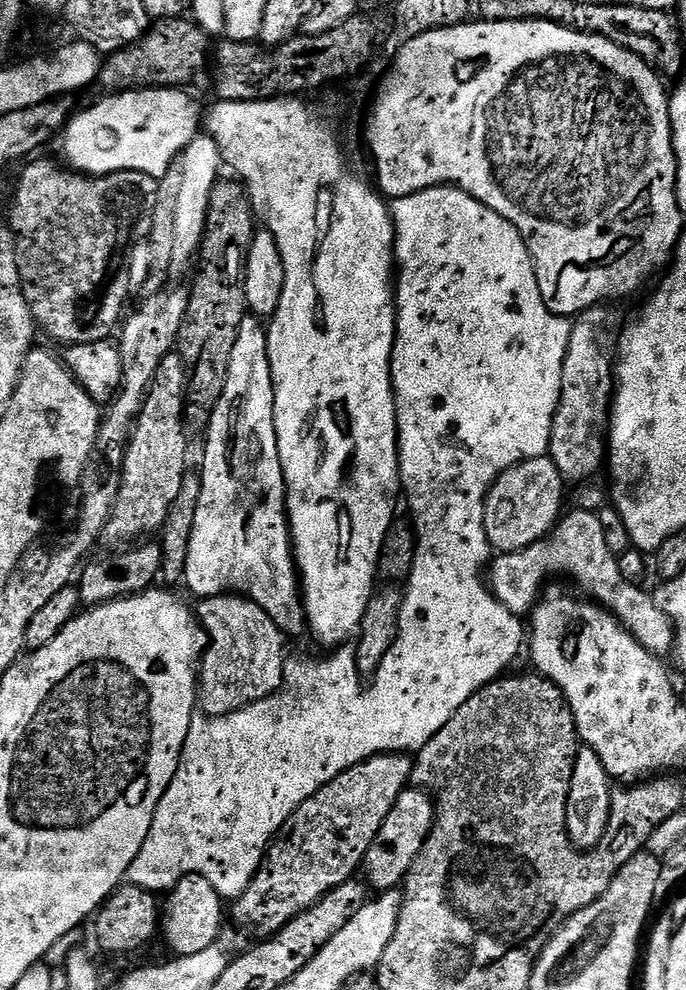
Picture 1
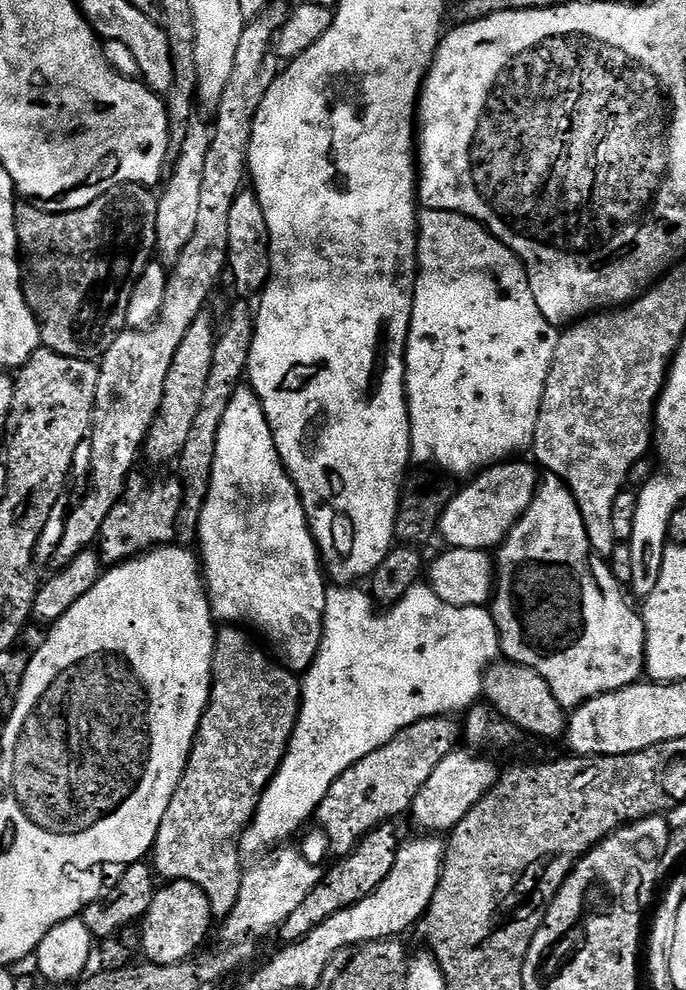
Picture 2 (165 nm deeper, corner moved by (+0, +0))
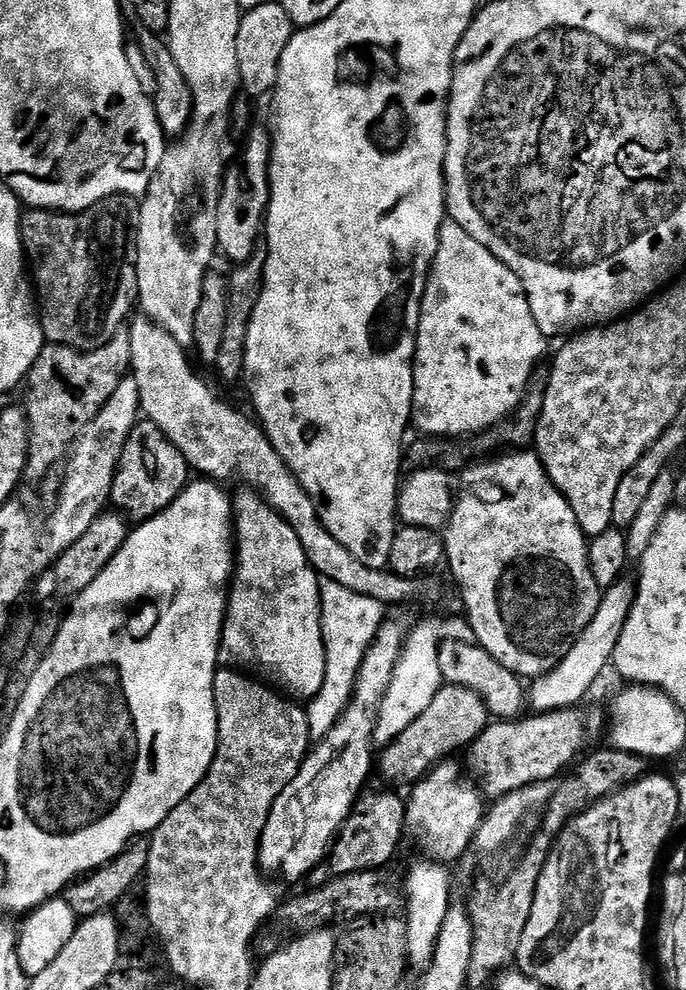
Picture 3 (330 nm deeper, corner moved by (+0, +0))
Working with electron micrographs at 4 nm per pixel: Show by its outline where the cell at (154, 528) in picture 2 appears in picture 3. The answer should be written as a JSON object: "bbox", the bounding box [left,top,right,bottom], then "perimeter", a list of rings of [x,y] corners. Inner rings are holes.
{"bbox":[111,418,190,522],"perimeter":[[[144,418],[132,427],[124,443],[112,483],[111,503],[115,511],[129,521],[143,522],[166,510],[189,483],[190,469],[186,458],[182,458],[180,451],[168,441],[162,430],[158,430],[154,421]]]}

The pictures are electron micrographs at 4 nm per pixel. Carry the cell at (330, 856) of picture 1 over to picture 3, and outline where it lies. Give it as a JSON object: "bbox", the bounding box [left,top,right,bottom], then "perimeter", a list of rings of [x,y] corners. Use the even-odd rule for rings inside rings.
{"bbox":[378,684,489,786],"perimeter":[[[444,684],[438,690],[438,694],[434,694],[434,702],[430,702],[430,706],[426,706],[426,710],[422,710],[422,714],[418,714],[418,718],[414,718],[414,722],[410,722],[406,730],[402,730],[399,738],[383,745],[381,752],[384,753],[381,756],[379,753],[378,756],[378,776],[380,772],[381,778],[388,783],[385,784],[388,786],[415,785],[417,780],[423,780],[441,760],[455,757],[459,748],[467,749],[473,740],[477,740],[487,730],[489,723],[488,707],[484,705],[478,694],[474,694],[474,690],[466,690],[466,686]]]}

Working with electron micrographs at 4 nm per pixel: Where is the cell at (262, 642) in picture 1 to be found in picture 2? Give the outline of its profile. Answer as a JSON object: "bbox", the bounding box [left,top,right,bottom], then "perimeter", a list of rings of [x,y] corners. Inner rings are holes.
{"bbox":[154,626,301,918],"perimeter":[[[224,626],[216,633],[216,645],[212,655],[212,689],[208,695],[208,705],[202,714],[200,728],[196,731],[196,741],[192,743],[192,753],[188,756],[188,765],[178,782],[178,790],[174,790],[174,798],[170,798],[170,806],[166,806],[166,814],[162,814],[162,826],[158,826],[156,835],[156,847],[154,849],[154,872],[157,877],[165,881],[185,880],[196,883],[201,887],[209,899],[212,907],[213,917],[227,918],[234,910],[234,904],[238,902],[240,893],[240,883],[244,877],[245,869],[240,868],[242,853],[238,847],[240,837],[248,829],[248,823],[254,818],[256,807],[260,801],[260,796],[268,788],[268,783],[274,778],[274,774],[280,769],[280,763],[284,760],[284,755],[288,749],[290,738],[296,729],[296,723],[300,717],[300,689],[301,681],[286,668],[281,668],[279,663],[271,655],[268,656],[247,636],[245,629],[240,626]]]}

